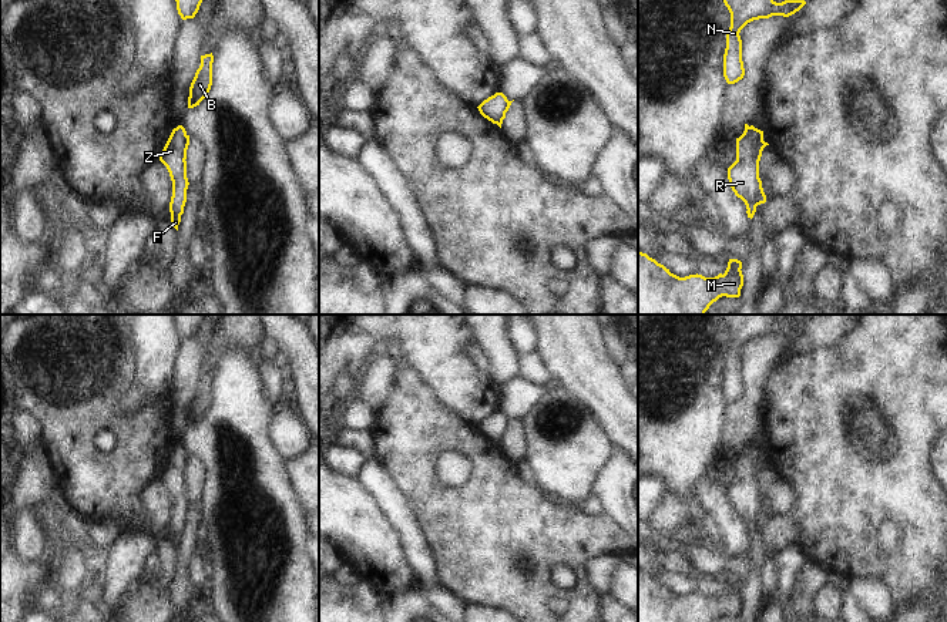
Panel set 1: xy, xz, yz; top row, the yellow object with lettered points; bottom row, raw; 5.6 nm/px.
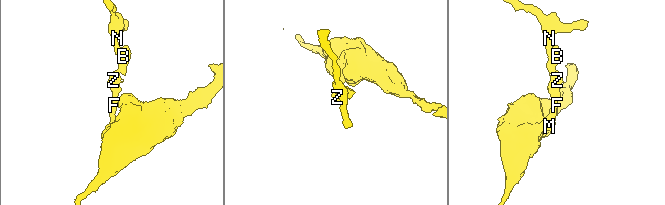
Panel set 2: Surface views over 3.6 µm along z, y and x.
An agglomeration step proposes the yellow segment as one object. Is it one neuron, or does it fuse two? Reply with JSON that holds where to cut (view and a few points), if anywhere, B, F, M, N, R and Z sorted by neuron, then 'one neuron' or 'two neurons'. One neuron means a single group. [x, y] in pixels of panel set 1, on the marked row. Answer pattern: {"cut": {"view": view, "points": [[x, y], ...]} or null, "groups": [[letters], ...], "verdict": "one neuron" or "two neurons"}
{"cut": {"view": "xz", "points": [[509, 101], [497, 124]]}, "groups": [["B", "N"], ["F", "M", "R", "Z"]], "verdict": "two neurons"}

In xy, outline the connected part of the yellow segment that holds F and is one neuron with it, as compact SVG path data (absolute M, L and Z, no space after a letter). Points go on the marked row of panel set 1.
M182 125L174 128L159 155L159 161L167 167L172 181L169 212L171 222L177 231L181 222L181 215L184 214L187 189L189 185L187 178L187 161L184 158L187 137L187 131Z

